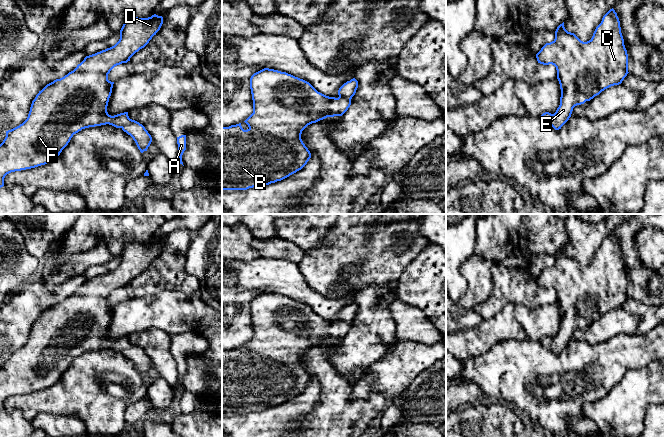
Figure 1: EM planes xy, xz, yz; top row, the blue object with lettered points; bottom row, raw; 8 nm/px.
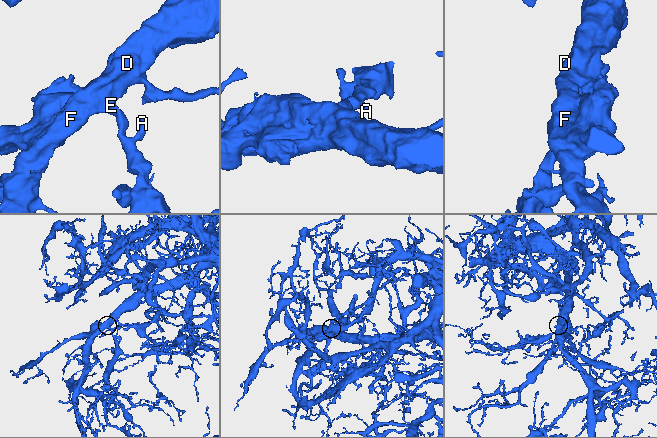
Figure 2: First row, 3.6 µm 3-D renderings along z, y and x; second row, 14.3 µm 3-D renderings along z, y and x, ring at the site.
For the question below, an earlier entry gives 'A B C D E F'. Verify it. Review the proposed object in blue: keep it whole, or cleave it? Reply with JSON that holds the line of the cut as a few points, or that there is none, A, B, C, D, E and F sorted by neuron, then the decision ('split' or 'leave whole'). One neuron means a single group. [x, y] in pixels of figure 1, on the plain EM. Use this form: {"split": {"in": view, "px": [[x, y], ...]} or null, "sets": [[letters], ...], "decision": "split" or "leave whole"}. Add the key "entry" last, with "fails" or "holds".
{"split": null, "sets": [["A", "B", "C", "D", "E", "F"]], "decision": "leave whole", "entry": "holds"}

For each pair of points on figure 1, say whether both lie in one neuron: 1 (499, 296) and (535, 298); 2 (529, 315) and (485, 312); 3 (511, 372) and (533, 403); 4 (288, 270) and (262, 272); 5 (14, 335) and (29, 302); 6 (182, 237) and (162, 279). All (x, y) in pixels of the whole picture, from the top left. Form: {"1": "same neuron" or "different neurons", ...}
{"1": "same neuron", "2": "different neurons", "3": "same neuron", "4": "same neuron", "5": "same neuron", "6": "same neuron"}

